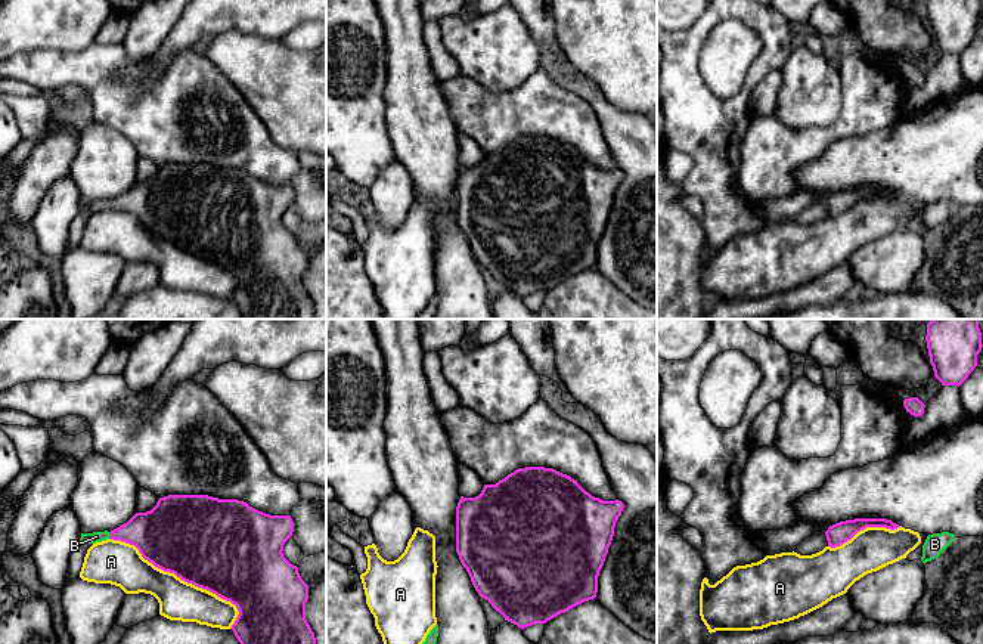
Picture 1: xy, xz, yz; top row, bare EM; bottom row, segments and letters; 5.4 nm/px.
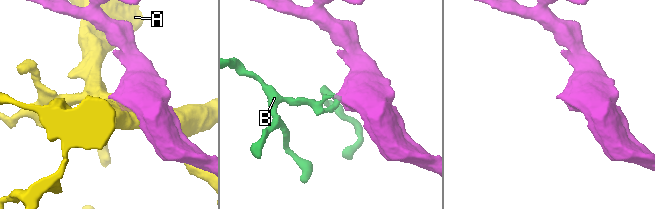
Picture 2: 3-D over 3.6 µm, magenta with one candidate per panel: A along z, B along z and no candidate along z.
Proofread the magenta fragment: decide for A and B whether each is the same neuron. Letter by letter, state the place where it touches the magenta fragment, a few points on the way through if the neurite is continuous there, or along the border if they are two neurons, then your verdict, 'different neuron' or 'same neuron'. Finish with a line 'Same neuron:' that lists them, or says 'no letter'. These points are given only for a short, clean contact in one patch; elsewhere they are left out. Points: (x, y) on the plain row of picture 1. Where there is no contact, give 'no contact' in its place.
A: xy (182, 248) | different neuron
B: xy (109, 204) | across xy (155, 203), (109, 204), (96, 206) | same neuron
Same neuron: B

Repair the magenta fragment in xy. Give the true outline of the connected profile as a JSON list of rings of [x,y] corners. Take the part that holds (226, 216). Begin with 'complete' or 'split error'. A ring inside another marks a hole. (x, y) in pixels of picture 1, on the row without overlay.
split error; [[[168,164],[159,167],[151,180],[136,182],[120,196],[111,201],[81,202],[80,210],[96,213],[114,208],[134,214],[155,236],[235,273],[239,284],[230,298],[242,319],[316,319],[314,301],[306,288],[308,254],[301,248],[298,236],[291,233],[282,222],[292,201],[291,185],[270,185],[244,170],[208,164]]]

